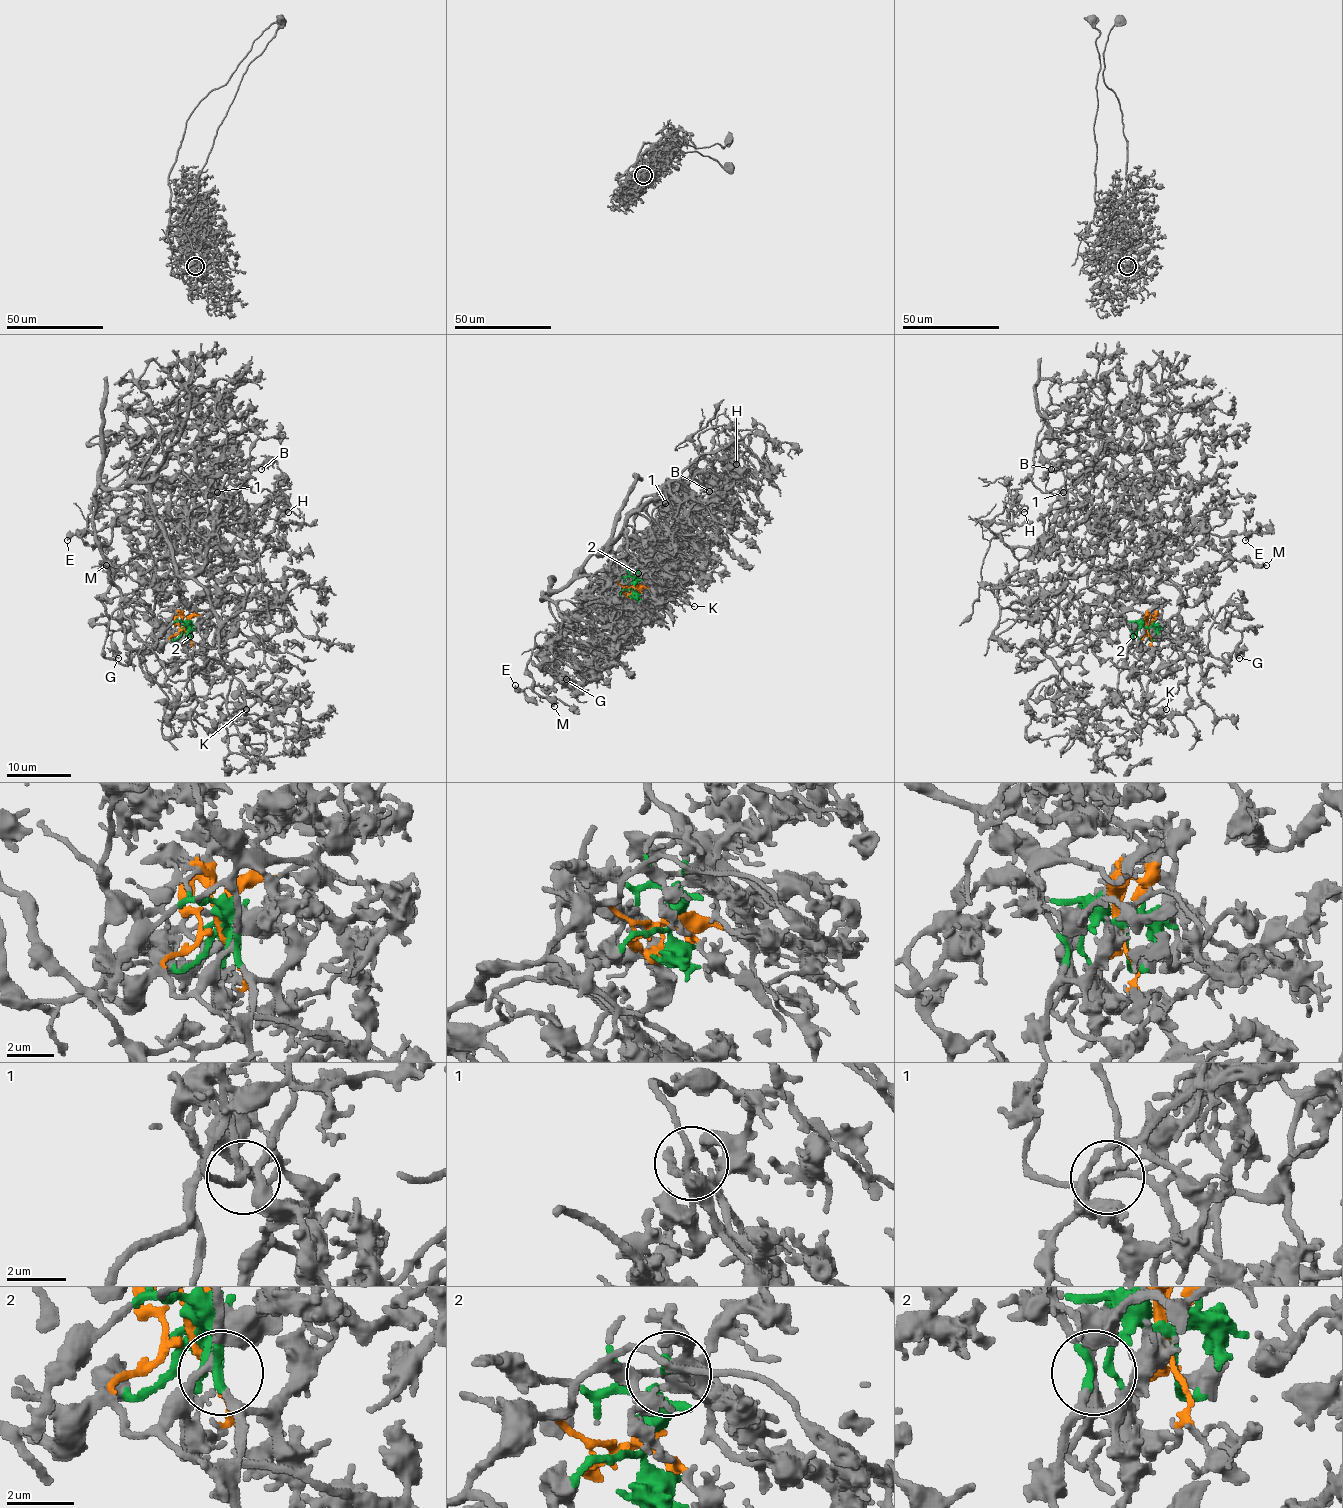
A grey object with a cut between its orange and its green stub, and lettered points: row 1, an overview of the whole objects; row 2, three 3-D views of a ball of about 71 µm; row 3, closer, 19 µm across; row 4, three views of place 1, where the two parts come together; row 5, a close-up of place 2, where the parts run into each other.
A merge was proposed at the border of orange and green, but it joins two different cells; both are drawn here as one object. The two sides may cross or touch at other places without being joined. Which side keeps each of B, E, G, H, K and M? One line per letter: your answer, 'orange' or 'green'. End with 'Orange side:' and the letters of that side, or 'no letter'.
B: green
E: orange
G: orange
H: green
K: green
M: orange
Orange side: E, G, M

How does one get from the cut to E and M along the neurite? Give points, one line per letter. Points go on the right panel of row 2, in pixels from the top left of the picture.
E: (1146, 627), (1148, 648), (1178, 610), (1180, 589), (1161, 550), (1190, 544), (1206, 527), (1246, 532), (1245, 540)
M: (1146, 627), (1141, 642), (1156, 647), (1164, 624), (1178, 610), (1185, 584), (1206, 582), (1235, 560), (1266, 565)

